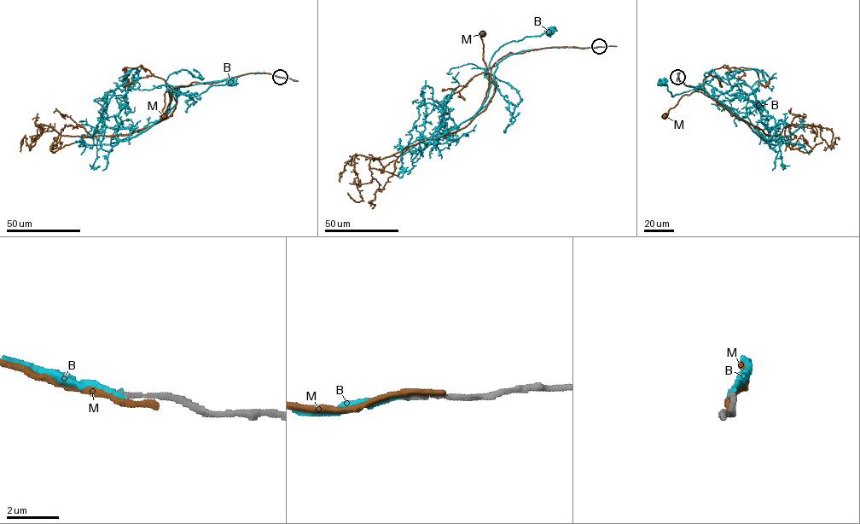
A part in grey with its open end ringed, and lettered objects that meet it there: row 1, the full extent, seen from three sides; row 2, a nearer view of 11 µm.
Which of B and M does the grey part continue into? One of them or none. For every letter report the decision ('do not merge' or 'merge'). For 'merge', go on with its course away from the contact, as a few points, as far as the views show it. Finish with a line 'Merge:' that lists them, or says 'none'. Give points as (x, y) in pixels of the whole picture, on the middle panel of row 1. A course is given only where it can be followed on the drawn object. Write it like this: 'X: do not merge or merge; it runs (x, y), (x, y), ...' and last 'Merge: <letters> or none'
B: merge; it runs (599, 47), (510, 55), (496, 65), (495, 92), (480, 109), (495, 51), (549, 32)
M: do not merge
Merge: B

